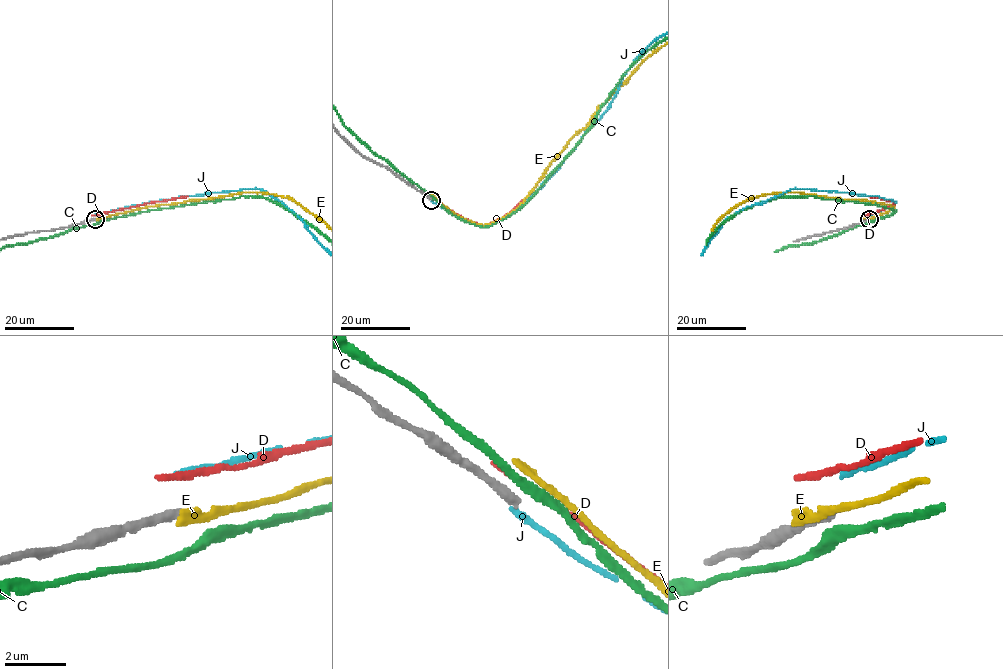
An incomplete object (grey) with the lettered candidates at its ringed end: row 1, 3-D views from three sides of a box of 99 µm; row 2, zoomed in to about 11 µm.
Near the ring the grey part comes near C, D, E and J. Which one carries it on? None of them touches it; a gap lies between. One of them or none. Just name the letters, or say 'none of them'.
none of them

